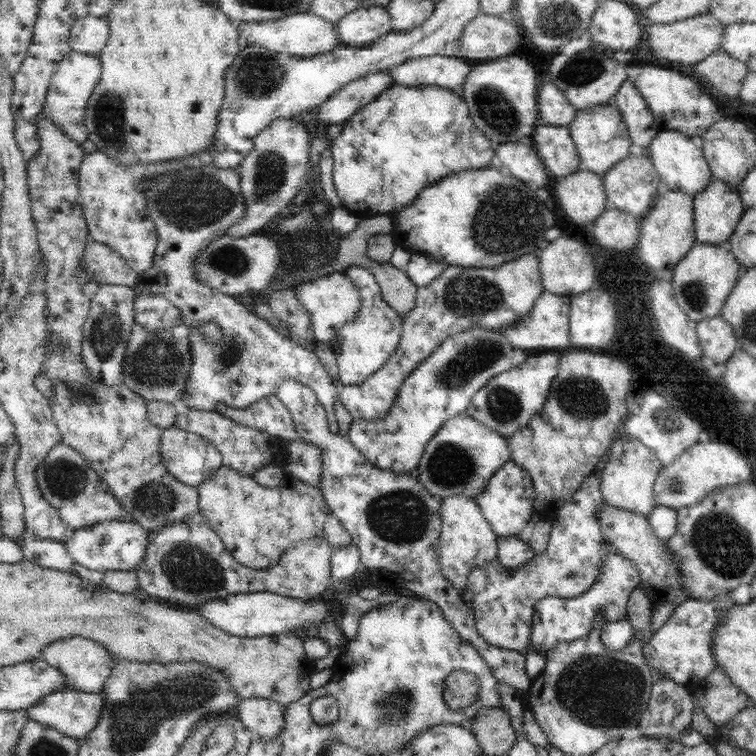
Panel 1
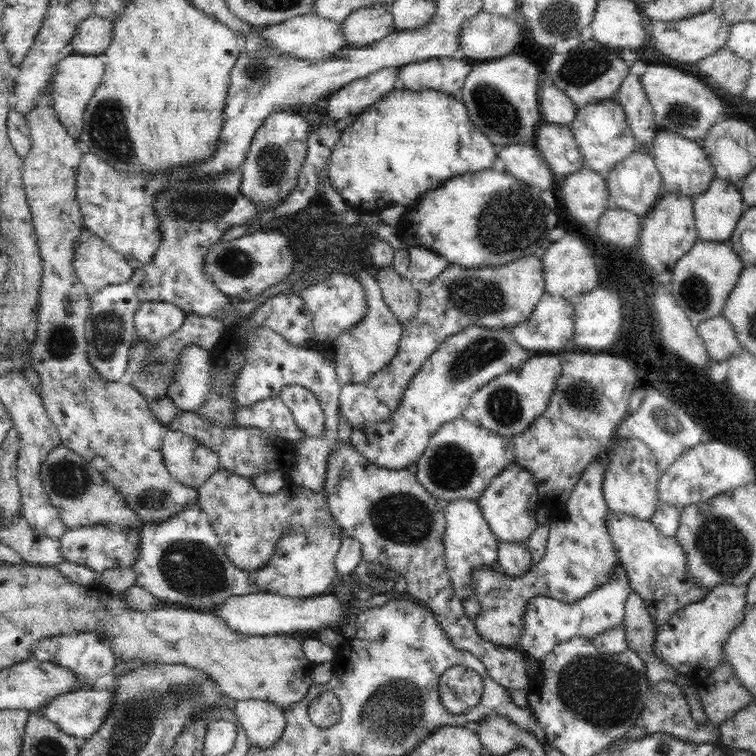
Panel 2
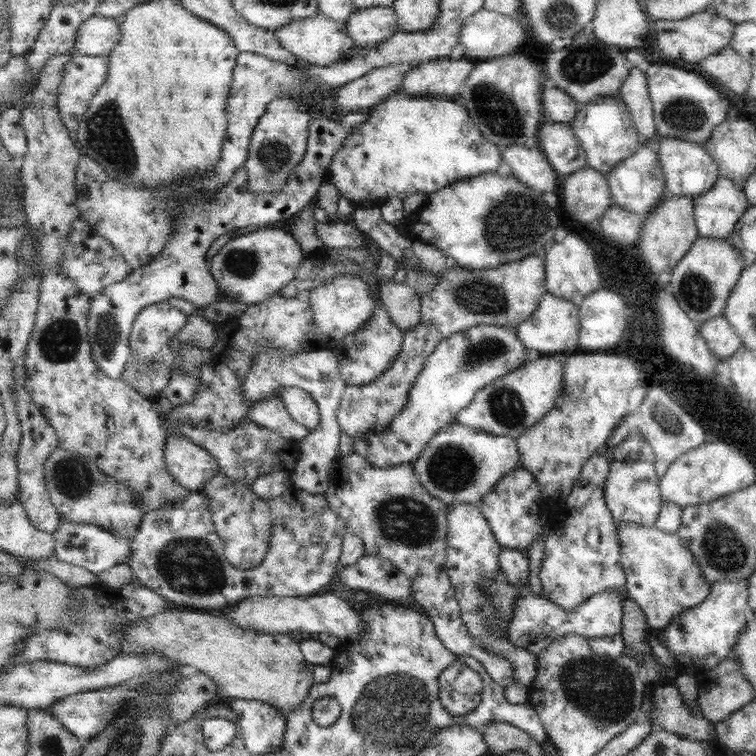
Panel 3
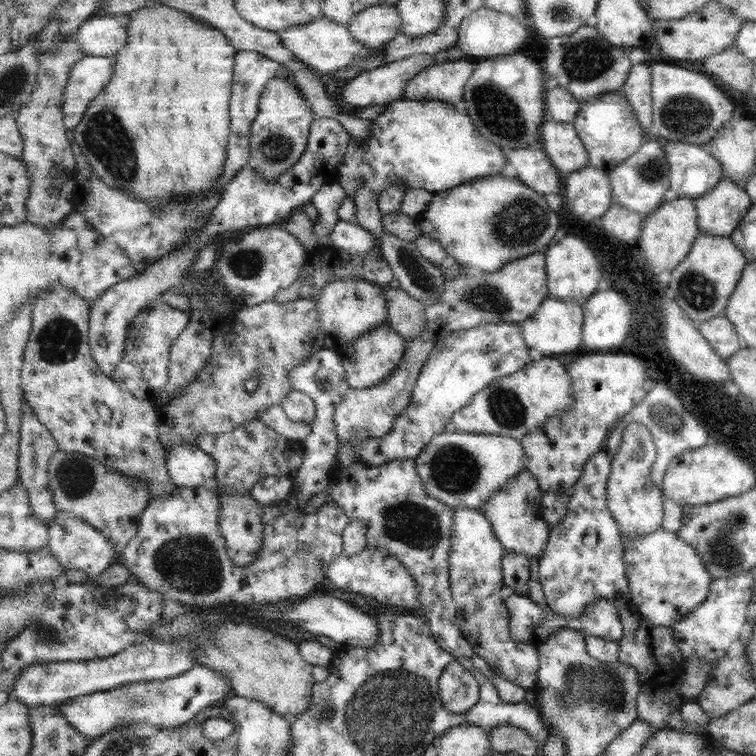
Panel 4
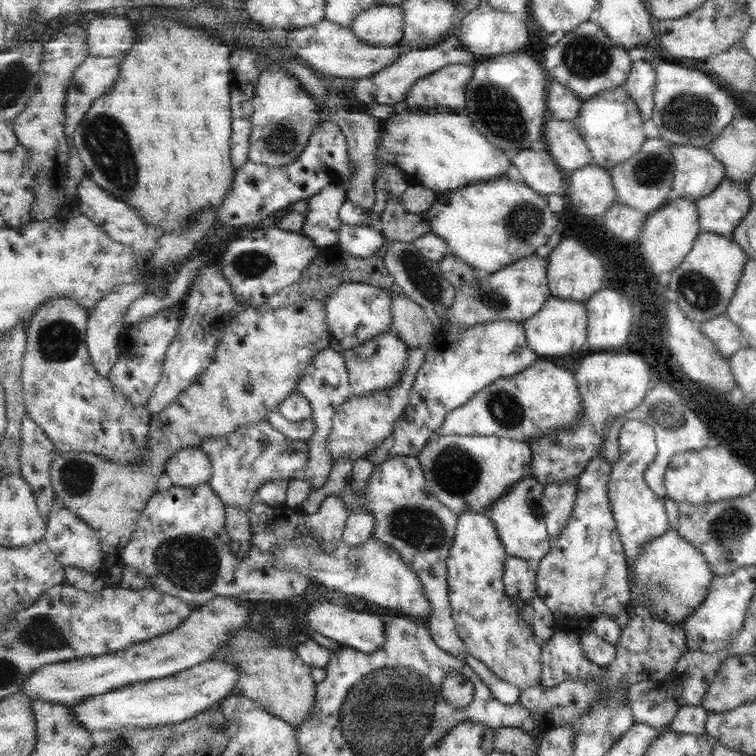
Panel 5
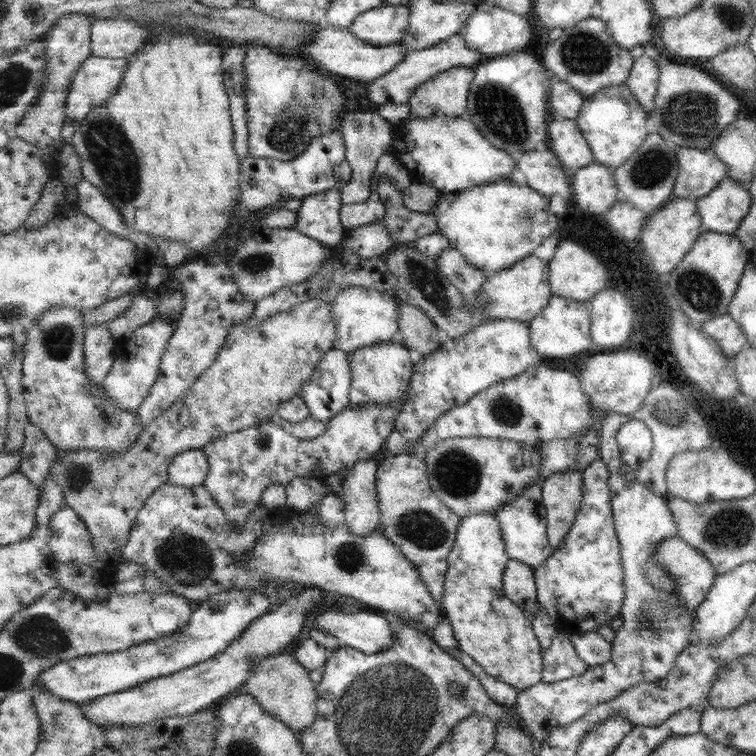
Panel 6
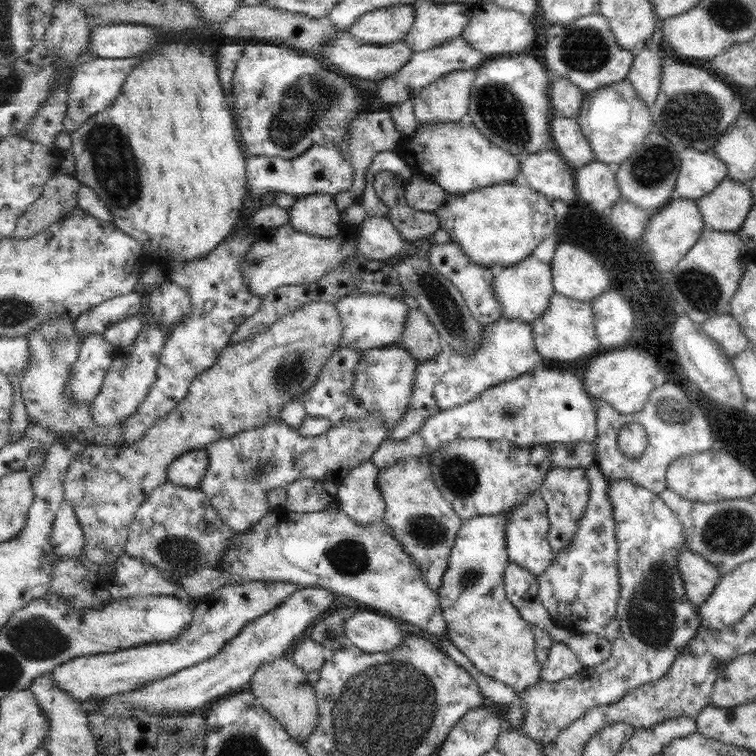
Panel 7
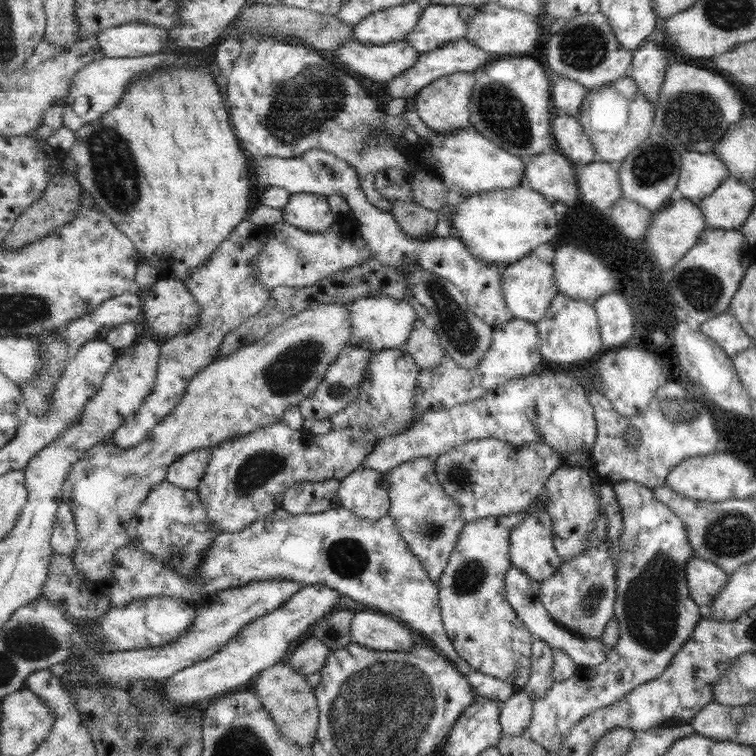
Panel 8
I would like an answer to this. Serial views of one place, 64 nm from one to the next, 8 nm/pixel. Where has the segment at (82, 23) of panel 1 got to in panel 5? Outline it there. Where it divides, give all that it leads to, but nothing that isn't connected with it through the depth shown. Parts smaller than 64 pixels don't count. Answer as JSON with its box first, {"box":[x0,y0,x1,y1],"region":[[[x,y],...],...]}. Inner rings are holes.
{"box":[85,16,137,57],"region":[[[99,16],[85,27],[91,56],[123,57],[137,41],[137,28],[125,16]]]}

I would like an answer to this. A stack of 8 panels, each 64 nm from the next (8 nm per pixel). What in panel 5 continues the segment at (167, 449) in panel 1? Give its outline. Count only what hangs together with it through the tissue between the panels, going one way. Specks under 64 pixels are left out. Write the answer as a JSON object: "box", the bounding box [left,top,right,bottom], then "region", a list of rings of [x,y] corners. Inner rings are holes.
{"box":[167,446,213,486],"region":[[[200,446],[181,449],[167,463],[167,475],[174,486],[208,484],[213,478],[212,458]]]}

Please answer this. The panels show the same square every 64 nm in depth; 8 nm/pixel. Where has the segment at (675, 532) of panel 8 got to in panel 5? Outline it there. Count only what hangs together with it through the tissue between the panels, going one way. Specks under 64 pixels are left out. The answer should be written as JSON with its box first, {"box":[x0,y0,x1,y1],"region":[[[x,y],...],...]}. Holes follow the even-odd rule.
{"box":[520,419,686,734],"region":[[[639,419],[626,420],[621,424],[617,444],[618,457],[617,460],[611,462],[611,472],[608,474],[608,498],[612,517],[616,521],[617,534],[620,535],[626,563],[629,566],[630,599],[625,608],[628,626],[621,629],[621,635],[614,644],[615,656],[610,663],[605,665],[605,671],[609,673],[609,680],[605,684],[601,684],[601,678],[585,678],[579,682],[575,680],[563,682],[556,688],[545,688],[543,684],[539,684],[521,692],[520,702],[533,711],[535,721],[537,721],[537,730],[541,734],[553,727],[565,726],[579,719],[585,713],[585,709],[596,700],[601,687],[613,689],[621,680],[632,685],[642,681],[650,683],[654,680],[665,679],[670,672],[673,672],[679,656],[686,650],[681,622],[675,625],[659,622],[651,614],[646,597],[639,597],[636,594],[635,581],[632,580],[630,574],[630,566],[632,566],[630,562],[639,553],[641,545],[645,545],[649,539],[669,529],[669,520],[667,520],[662,497],[653,493],[643,478],[656,452],[654,432],[646,422],[641,422]]]}

